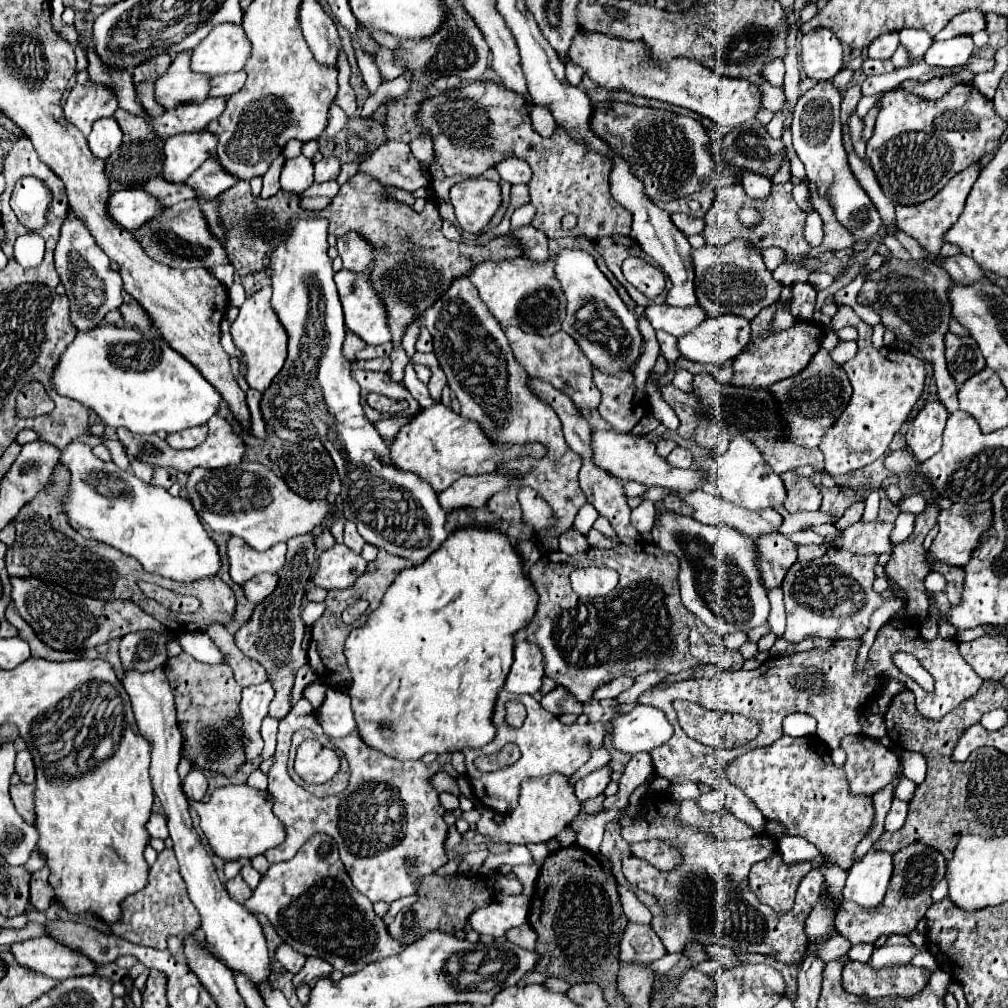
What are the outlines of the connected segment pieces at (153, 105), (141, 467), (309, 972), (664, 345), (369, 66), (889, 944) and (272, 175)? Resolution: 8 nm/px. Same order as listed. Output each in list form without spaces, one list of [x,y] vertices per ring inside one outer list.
[[[140,82],[136,88],[138,88],[138,98],[140,98],[140,102],[144,104],[144,108],[148,110],[148,114],[150,114],[152,118],[156,118],[156,116],[160,116],[160,114],[166,112],[164,106],[160,106],[160,102],[158,102],[156,96],[154,96],[154,82]]]
[[[128,456],[131,468],[136,476],[146,483],[150,483],[153,476],[153,467],[139,461],[138,459]]]
[[[308,958],[304,968],[298,974],[294,974],[292,988],[298,988],[300,984],[308,984],[312,978],[324,978],[324,976],[332,974],[332,970],[334,968],[328,962],[324,962],[320,958]]]
[[[659,330],[656,332],[656,338],[660,346],[660,352],[664,354],[666,359],[676,361],[680,357],[677,349],[677,339],[674,336]]]
[[[362,48],[356,50],[356,58],[358,58],[358,68],[360,68],[360,72],[362,72],[362,78],[372,78],[372,80],[374,80],[374,82],[372,82],[372,90],[370,90],[370,94],[374,94],[374,90],[376,90],[378,84],[380,84],[378,66],[374,64],[374,60],[372,60],[368,54],[362,52]]]
[[[892,934],[884,942],[884,946],[874,950],[874,954],[870,956],[870,964],[874,968],[882,968],[882,966],[890,966],[890,964],[908,964],[918,952],[920,952],[920,948],[914,946],[908,936]]]
[[[280,156],[276,162],[272,162],[272,166],[268,168],[268,172],[264,174],[264,188],[262,188],[262,194],[260,194],[260,198],[264,198],[264,200],[266,200],[266,198],[274,196],[274,194],[280,190],[278,178],[280,178],[282,164],[284,164],[284,160],[282,160],[282,156]]]

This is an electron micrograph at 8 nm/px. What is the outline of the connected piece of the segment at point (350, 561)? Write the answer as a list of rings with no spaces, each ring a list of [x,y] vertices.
[[[334,544],[322,552],[318,570],[314,572],[314,584],[326,590],[352,586],[366,570],[366,560],[344,544]]]

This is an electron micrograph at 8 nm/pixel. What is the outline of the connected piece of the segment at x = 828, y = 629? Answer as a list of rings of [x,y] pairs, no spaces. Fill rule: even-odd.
[[[828,550],[824,556],[816,560],[796,562],[782,582],[788,616],[784,638],[788,642],[802,642],[806,638],[816,636],[838,640],[862,638],[868,630],[872,612],[876,612],[880,606],[888,602],[886,598],[882,598],[882,592],[874,590],[876,576],[868,574],[874,572],[872,562],[876,562],[876,554],[856,556],[846,550]]]

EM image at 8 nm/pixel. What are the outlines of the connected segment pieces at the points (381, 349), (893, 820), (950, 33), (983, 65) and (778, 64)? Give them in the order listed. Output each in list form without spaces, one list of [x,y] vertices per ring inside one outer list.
[[[388,342],[384,346],[366,346],[364,350],[356,352],[356,360],[374,360],[374,358],[382,358],[382,356],[390,356],[394,350],[394,346]]]
[[[894,798],[892,808],[890,808],[888,816],[886,816],[886,830],[888,832],[900,830],[904,826],[904,822],[906,822],[906,816],[908,816],[908,802]]]
[[[970,10],[970,12],[962,12],[958,16],[954,16],[938,34],[934,40],[948,40],[948,38],[954,38],[954,36],[960,36],[960,34],[976,34],[978,30],[984,30],[986,24],[984,24],[984,14],[980,10]]]
[[[974,52],[974,56],[970,58],[970,64],[964,66],[964,70],[974,72],[974,74],[978,74],[978,72],[986,72],[986,70],[992,70],[992,68],[994,68],[994,60],[992,60],[992,58],[990,58],[990,60],[980,58],[976,52]]]
[[[782,60],[770,62],[770,64],[762,70],[762,74],[764,74],[764,78],[766,78],[772,86],[782,88],[782,84],[784,84],[784,62],[782,62]]]

